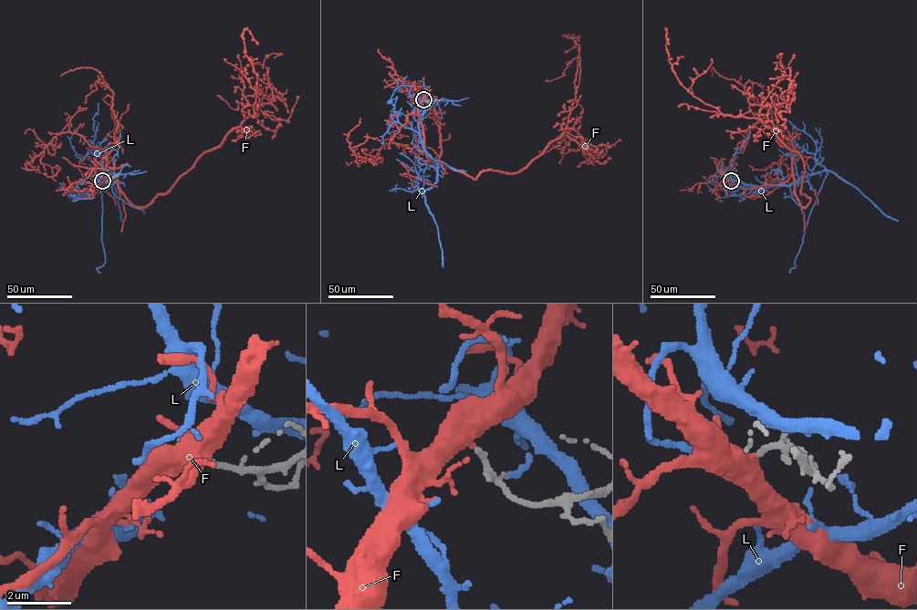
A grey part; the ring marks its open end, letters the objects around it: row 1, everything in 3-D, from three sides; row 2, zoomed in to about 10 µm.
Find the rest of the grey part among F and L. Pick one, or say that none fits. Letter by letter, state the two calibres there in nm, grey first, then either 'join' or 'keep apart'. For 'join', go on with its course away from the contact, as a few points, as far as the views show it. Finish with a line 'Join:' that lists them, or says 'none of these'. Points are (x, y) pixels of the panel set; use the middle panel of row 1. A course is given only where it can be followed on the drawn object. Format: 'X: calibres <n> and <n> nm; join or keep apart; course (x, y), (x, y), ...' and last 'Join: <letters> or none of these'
F: calibres 190 and 600 nm; join; course (423, 99), (432, 160), (472, 179), (519, 172), (566, 129), (578, 46), (564, 36), (579, 38)
L: calibres 160 and 170 nm; keep apart
Join: F

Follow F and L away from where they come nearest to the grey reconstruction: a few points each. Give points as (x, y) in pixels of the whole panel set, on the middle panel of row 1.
F: (423, 99), (432, 160), (472, 179), (519, 172), (566, 129), (578, 46), (564, 36), (579, 38)
L: (425, 101), (430, 107), (419, 123), (420, 138), (435, 163), (436, 180), (422, 195), (422, 158)

